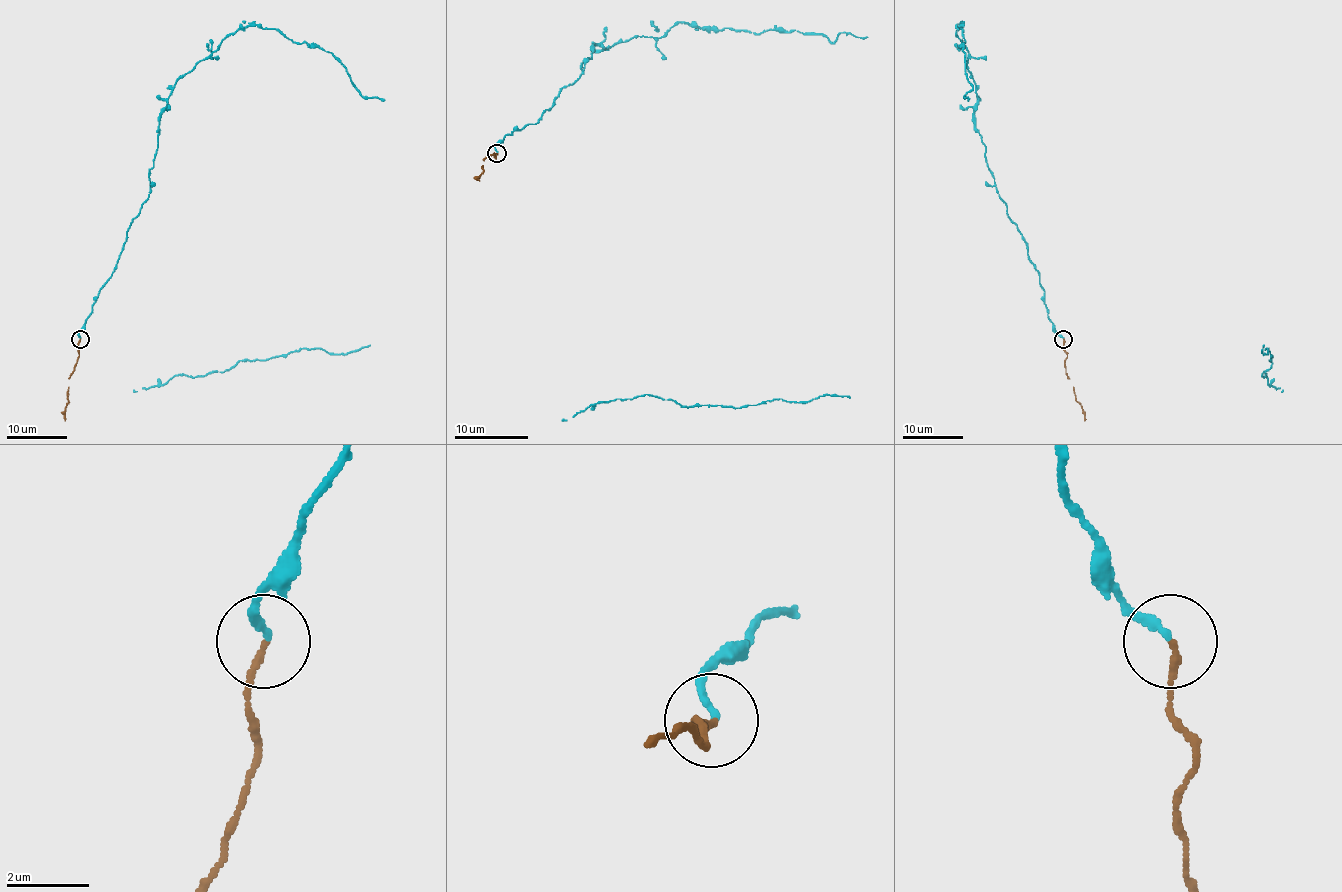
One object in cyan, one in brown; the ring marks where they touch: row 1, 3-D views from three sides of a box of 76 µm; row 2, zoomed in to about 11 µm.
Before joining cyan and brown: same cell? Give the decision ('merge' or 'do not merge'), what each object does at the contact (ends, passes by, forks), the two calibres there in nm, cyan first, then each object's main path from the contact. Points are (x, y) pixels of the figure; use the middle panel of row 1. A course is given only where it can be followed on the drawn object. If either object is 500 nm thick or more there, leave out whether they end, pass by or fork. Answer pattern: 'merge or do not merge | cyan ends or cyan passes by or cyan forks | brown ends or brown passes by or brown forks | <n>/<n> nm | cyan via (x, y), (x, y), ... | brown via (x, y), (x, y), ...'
merge | cyan ends | brown ends | 170/140 nm | cyan via (497, 154), (572, 84), (592, 46), (660, 38), (684, 22), (867, 37) | brown via (497, 154), (493, 154), (495, 157), (488, 156), (479, 179)

